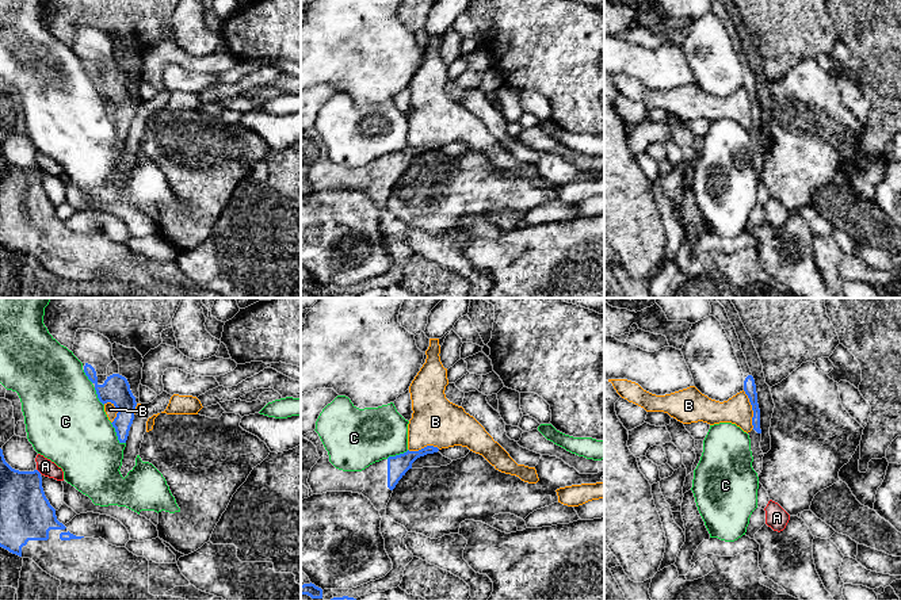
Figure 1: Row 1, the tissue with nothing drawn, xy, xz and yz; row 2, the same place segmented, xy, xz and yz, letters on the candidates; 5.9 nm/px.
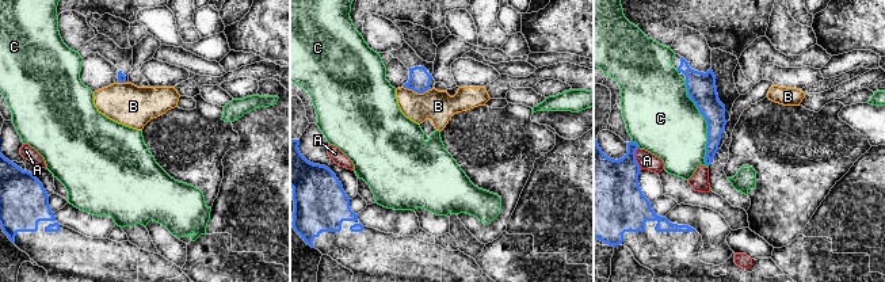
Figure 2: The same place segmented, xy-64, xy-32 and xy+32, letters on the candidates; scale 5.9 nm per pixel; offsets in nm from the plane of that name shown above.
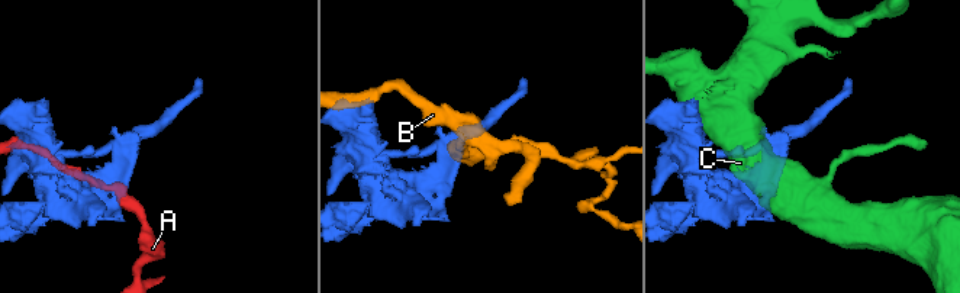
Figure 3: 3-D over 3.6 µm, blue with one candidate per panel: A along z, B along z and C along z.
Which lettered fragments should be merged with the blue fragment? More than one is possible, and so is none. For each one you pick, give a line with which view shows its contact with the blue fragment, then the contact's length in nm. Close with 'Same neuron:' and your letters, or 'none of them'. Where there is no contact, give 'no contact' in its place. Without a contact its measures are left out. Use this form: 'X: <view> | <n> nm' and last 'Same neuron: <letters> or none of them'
B: yz | 240 nm
Same neuron: B

